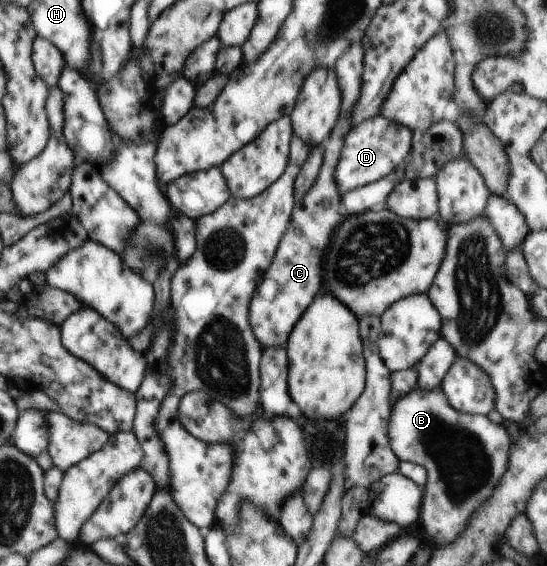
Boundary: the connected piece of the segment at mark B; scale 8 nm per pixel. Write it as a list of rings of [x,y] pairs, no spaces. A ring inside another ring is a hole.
[[[442,386],[428,390],[412,389],[411,392],[395,400],[389,417],[388,438],[393,453],[400,461],[416,462],[424,466],[428,473],[423,487],[421,521],[429,537],[439,545],[451,543],[467,525],[469,515],[481,507],[493,490],[508,466],[510,435],[507,428],[494,423],[486,414],[466,414],[456,410],[447,399]]]

